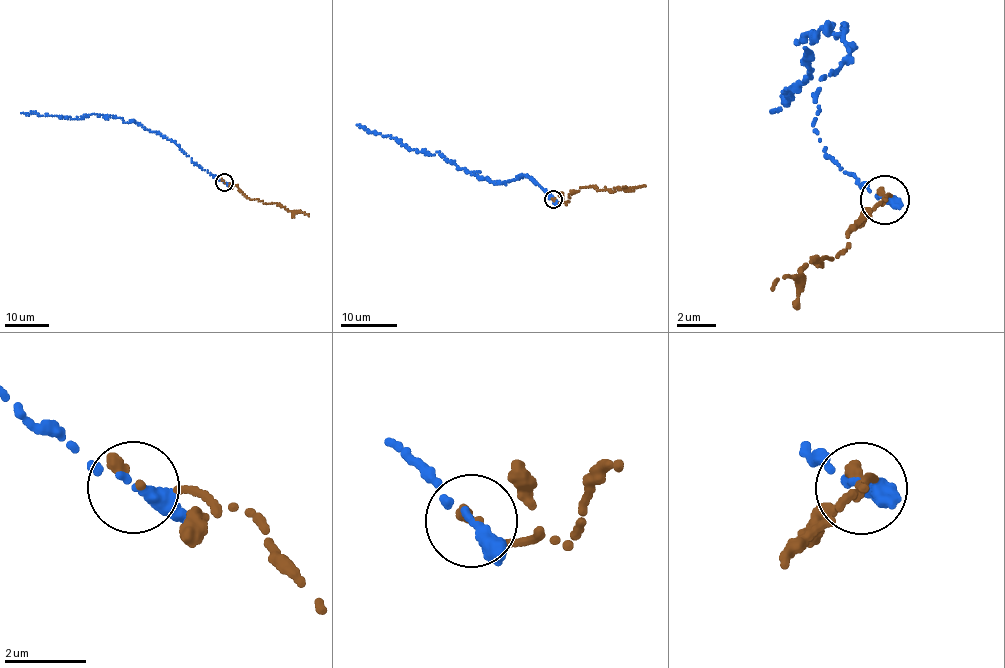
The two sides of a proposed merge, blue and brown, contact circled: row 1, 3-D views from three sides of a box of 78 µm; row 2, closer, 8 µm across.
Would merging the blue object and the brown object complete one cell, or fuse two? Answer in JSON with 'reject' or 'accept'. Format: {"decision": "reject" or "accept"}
{"decision": "accept"}

